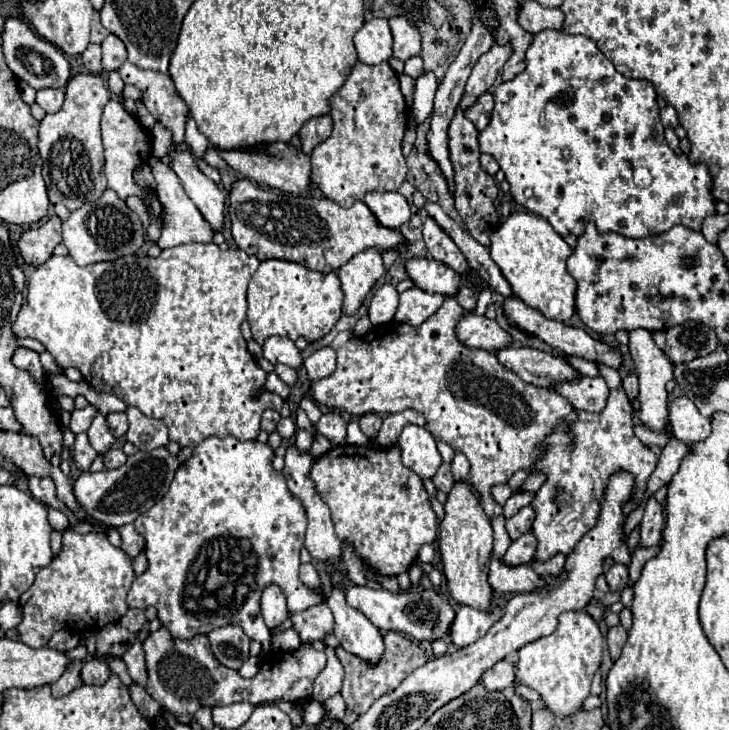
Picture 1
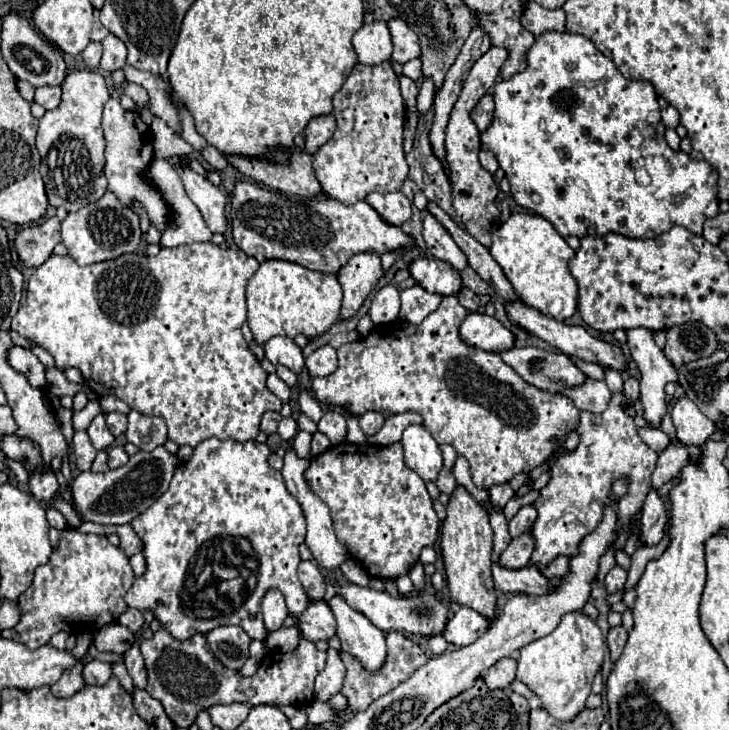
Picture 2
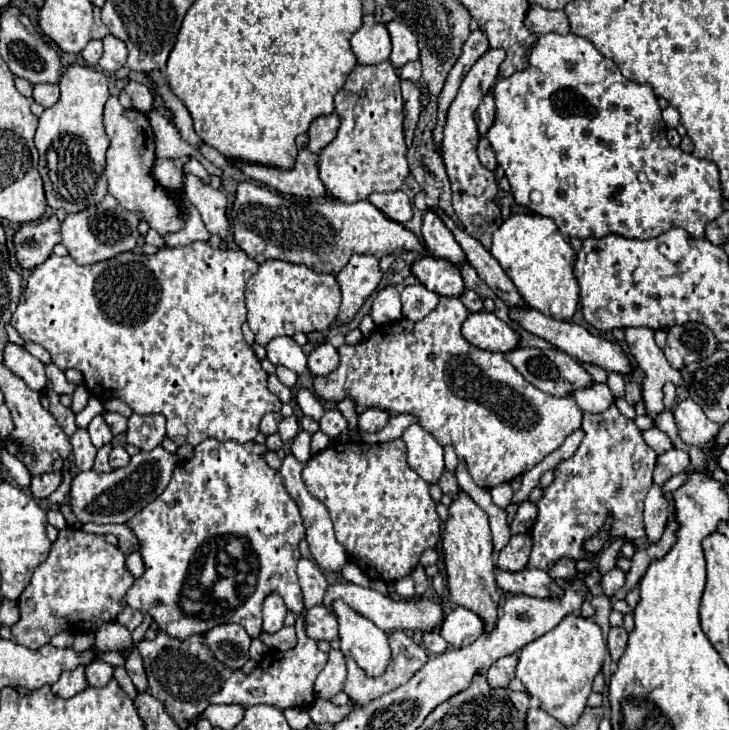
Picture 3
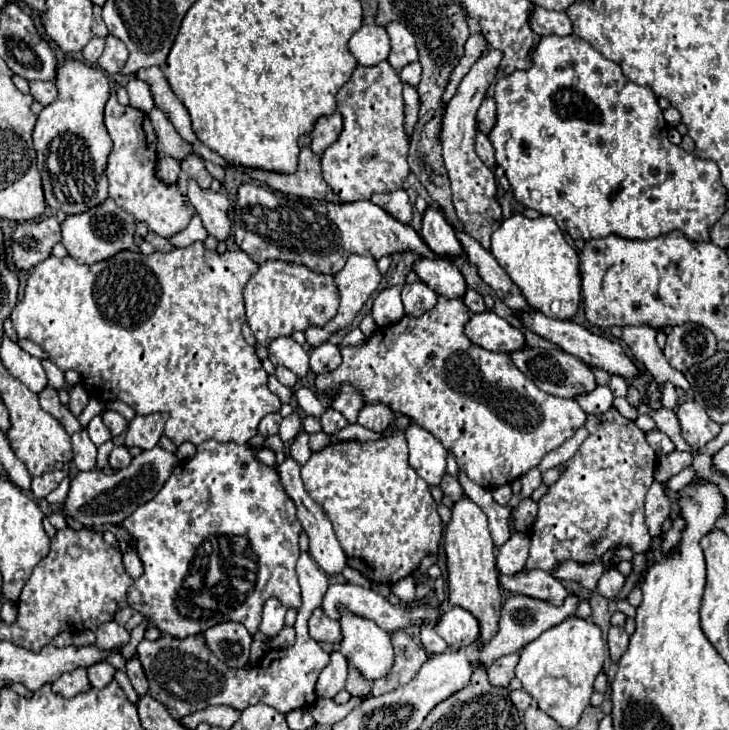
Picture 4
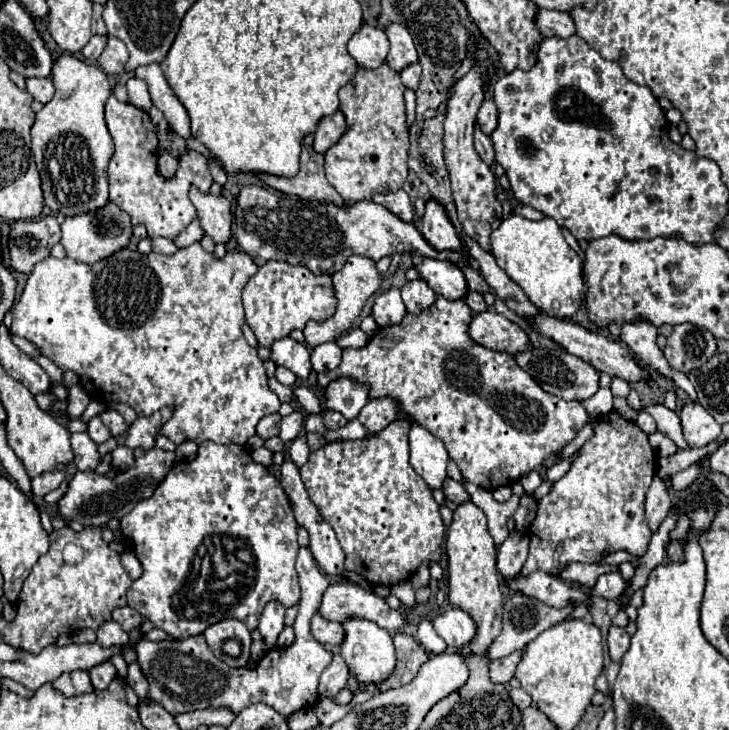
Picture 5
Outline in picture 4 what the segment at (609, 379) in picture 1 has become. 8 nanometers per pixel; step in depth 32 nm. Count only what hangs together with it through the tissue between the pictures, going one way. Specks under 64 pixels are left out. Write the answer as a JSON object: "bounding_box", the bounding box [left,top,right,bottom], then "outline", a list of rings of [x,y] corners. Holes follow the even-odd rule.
{"bounding_box":[610,376,628,396],"outline":[[[610,376],[610,390],[612,390],[612,394],[614,396],[626,396],[626,390],[628,390],[628,386],[626,386],[626,380],[622,378],[622,376]]]}

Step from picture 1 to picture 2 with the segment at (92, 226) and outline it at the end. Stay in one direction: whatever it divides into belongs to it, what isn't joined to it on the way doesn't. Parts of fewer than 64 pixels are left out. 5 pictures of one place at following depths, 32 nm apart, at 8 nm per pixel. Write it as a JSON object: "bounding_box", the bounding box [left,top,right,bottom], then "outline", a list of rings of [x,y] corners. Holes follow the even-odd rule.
{"bounding_box":[62,192,142,264],"outline":[[[106,192],[98,202],[86,204],[78,212],[68,214],[62,222],[62,242],[68,248],[68,254],[76,260],[76,264],[96,264],[104,260],[114,260],[122,254],[132,254],[142,240],[140,220],[138,216],[120,204],[112,192]]]}

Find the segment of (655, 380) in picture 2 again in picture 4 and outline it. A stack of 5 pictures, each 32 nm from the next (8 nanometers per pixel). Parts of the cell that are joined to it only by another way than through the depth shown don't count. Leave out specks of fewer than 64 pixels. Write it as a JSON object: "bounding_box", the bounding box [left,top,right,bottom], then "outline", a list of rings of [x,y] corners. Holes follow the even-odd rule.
{"bounding_box":[622,326,690,410],"outline":[[[624,326],[622,328],[622,340],[630,346],[634,358],[650,374],[650,382],[648,382],[648,390],[646,390],[648,406],[652,410],[660,410],[662,408],[660,386],[666,380],[676,380],[676,386],[684,388],[688,392],[690,392],[690,384],[686,382],[686,378],[680,372],[676,372],[668,364],[664,352],[658,348],[654,336],[656,336],[656,330],[650,326]]]}

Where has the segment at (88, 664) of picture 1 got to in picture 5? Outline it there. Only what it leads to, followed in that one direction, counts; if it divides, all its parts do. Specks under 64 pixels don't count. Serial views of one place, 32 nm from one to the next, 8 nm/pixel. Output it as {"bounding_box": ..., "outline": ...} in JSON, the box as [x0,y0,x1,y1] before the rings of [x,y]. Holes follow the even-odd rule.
{"bounding_box":[88,662,116,690],"outline":[[[102,662],[102,664],[96,664],[88,670],[90,674],[90,680],[92,680],[92,686],[96,690],[104,690],[116,676],[116,668],[110,664],[110,662]]]}

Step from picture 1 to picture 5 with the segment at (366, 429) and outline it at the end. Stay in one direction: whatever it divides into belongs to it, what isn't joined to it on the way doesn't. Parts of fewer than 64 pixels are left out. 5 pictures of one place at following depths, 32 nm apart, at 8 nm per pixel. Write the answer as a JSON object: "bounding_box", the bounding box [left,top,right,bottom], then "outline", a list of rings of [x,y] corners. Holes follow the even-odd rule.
{"bounding_box":[358,398,398,432],"outline":[[[390,398],[370,400],[358,414],[358,420],[372,432],[382,432],[390,422],[398,418],[398,406]]]}

